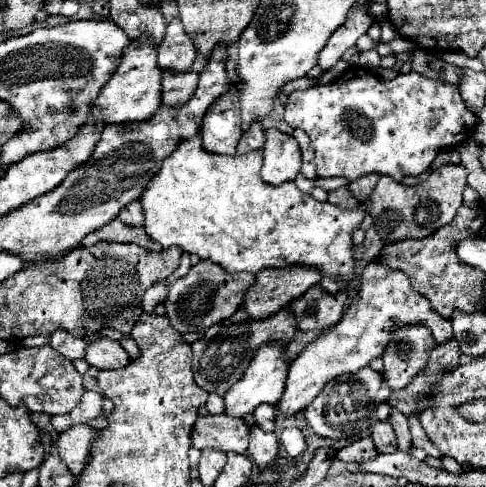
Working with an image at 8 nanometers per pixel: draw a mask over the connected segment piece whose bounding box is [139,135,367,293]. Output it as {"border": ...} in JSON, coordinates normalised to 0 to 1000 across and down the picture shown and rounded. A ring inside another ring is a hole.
{"border":[[[414,277],[368,294],[368,302],[335,331],[331,351],[311,368],[290,400],[290,421],[298,429],[298,474],[302,483],[344,507],[372,507],[389,524],[409,524],[434,540],[455,544],[467,561],[533,552],[582,552],[595,544],[628,544],[656,552],[665,573],[660,589],[673,602],[698,602],[698,577],[722,577],[730,569],[730,528],[722,478],[739,466],[755,433],[739,429],[698,429],[681,417],[648,413],[640,400],[619,396],[605,372],[578,380],[549,380],[537,368],[537,310],[516,310],[504,318],[442,318],[414,302]]]}

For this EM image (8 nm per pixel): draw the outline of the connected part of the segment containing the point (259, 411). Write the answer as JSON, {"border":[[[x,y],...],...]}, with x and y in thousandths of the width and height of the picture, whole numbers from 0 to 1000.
{"border":[[[533,832],[521,852],[533,877],[566,877],[566,836],[562,832]]]}

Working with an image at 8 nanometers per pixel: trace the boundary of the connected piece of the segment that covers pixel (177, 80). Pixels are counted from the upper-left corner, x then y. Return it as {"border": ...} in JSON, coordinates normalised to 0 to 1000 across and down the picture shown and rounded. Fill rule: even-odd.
{"border":[[[393,142],[385,150],[335,150],[331,162],[331,211],[344,220],[372,220],[377,211],[385,211],[385,203],[393,203],[393,195],[401,191],[405,179],[405,150],[397,150]]]}

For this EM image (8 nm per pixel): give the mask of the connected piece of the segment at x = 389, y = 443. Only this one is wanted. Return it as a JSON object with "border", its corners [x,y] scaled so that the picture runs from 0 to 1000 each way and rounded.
{"border":[[[780,864],[780,869],[772,869],[763,897],[767,897],[772,918],[776,918],[780,930],[809,930],[809,926],[817,926],[813,885],[809,885],[809,877],[805,877],[796,864]]]}

